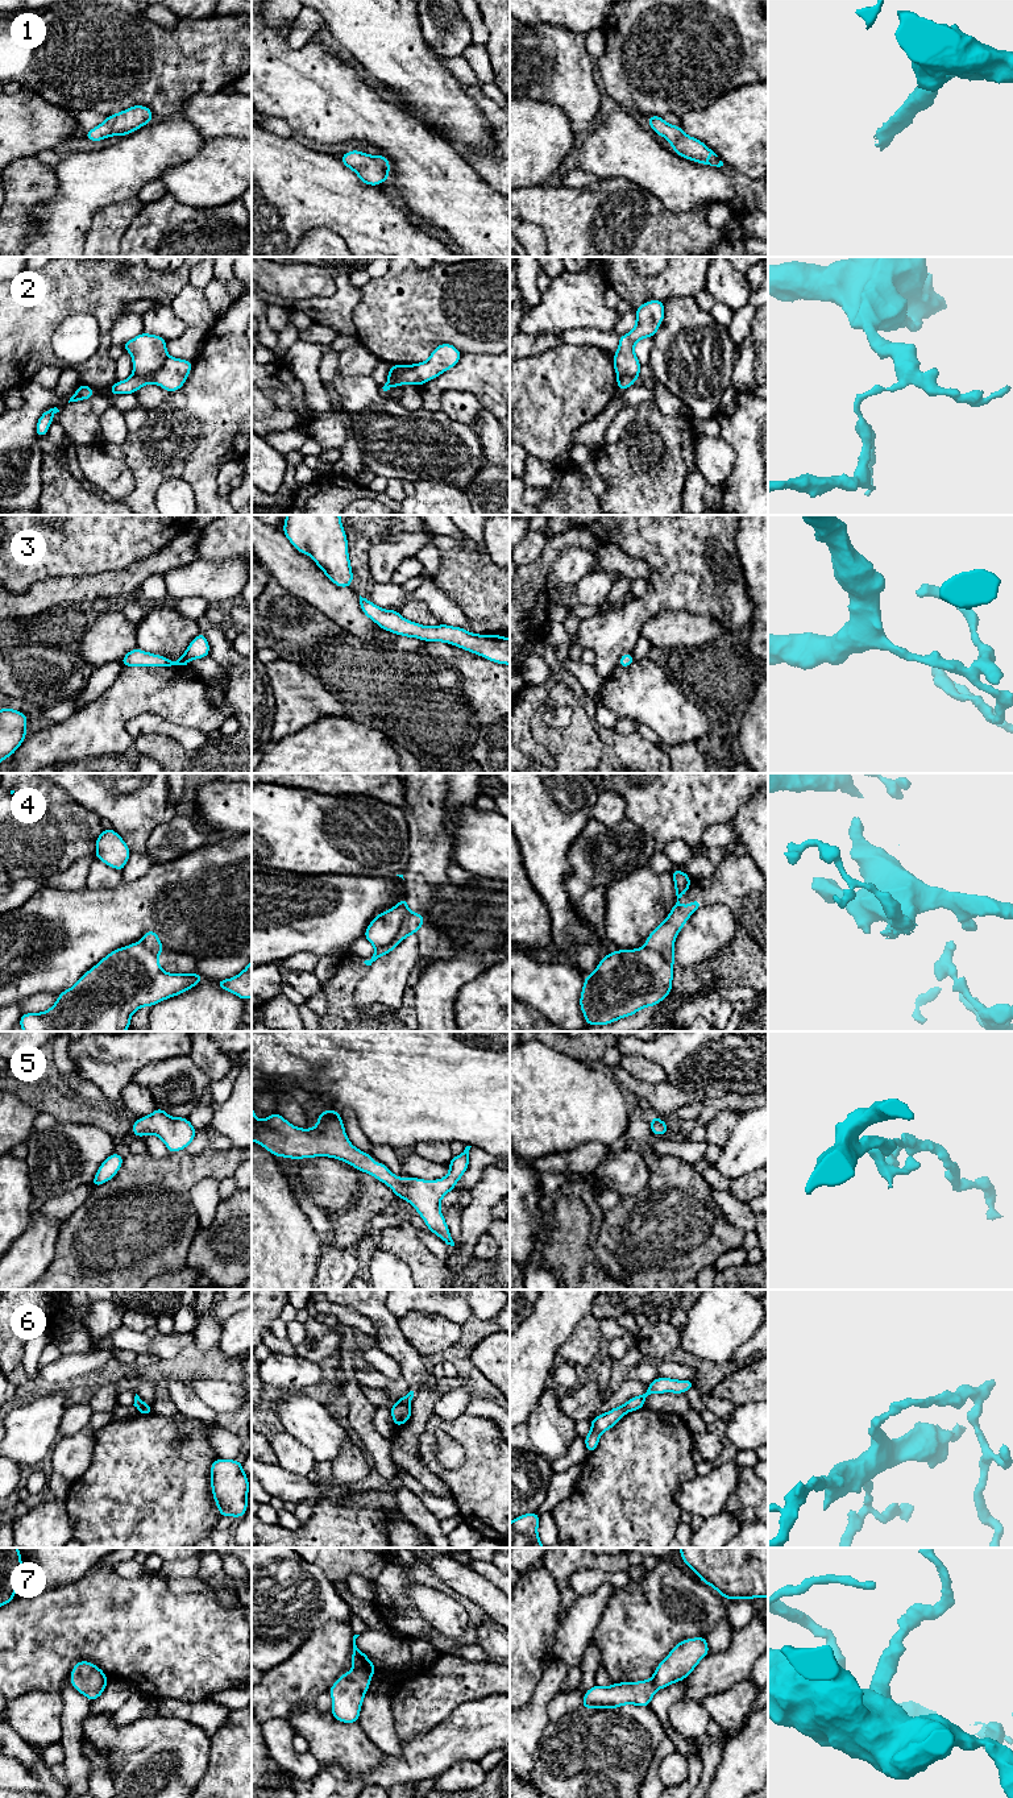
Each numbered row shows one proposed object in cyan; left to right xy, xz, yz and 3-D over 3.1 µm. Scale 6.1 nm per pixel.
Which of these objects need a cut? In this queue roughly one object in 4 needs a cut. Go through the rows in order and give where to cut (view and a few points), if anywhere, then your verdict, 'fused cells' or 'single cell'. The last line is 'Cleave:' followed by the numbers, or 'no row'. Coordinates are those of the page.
1: no cut | single cell
2: xy (167, 356), (152, 373), (144, 376), (133, 374) | fused cells
3: no cut | single cell
4: xz (409, 910), (398, 934), (387, 945), (376, 947) | fused cells
5: no cut | single cell
6: xz (397, 1402), (409, 1406) | fused cells
7: no cut | single cell
Cleave: 2, 4, 6

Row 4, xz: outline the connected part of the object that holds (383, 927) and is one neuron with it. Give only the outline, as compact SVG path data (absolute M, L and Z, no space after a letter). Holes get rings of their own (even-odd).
M402 897L394 908L387 909L385 913L371 919L369 927L364 933L364 938L374 947L389 946L397 938L408 912L407 897Z

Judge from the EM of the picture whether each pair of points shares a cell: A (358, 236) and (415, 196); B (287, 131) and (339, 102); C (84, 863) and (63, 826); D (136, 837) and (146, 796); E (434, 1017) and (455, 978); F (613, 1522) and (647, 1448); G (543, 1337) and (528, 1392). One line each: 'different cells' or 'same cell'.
A: different cells
B: different cells
C: different cells
D: same cell
E: same cell
F: same cell
G: same cell

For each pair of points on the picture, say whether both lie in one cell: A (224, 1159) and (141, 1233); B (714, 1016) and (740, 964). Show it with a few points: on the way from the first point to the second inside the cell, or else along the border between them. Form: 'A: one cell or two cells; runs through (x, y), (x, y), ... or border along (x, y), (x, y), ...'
A: one cell; runs through (202, 1166), (156, 1211)
B: two cells; border along (726, 989), (718, 985), (705, 985), (693, 995)

